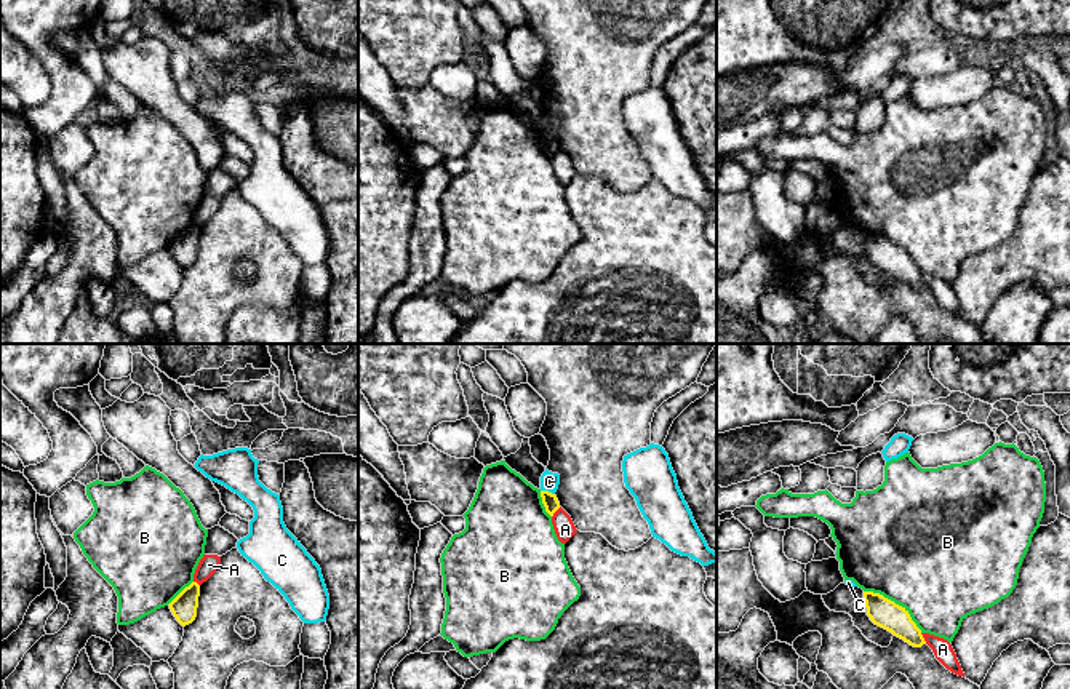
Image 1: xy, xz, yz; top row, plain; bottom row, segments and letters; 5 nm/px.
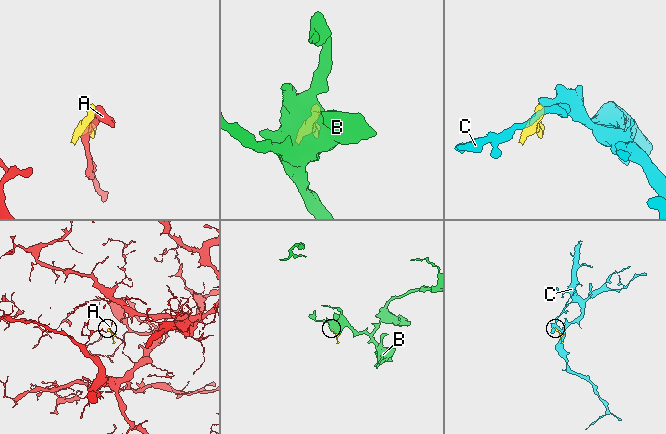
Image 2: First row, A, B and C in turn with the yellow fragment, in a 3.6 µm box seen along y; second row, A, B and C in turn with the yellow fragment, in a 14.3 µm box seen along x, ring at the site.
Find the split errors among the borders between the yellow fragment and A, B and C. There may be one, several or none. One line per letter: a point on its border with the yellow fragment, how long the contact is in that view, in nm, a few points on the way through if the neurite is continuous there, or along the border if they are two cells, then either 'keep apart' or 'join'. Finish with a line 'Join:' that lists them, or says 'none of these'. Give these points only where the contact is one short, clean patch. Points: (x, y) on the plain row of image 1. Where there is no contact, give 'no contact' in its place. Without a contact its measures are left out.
A: contact yz (923, 280); length 70 nm; keep apart
B: contact yz (894, 245); length 360 nm; keep apart
C: contact xz (547, 133); length 80 nm; border xz (541, 131), (554, 136); keep apart
Join: none of these

